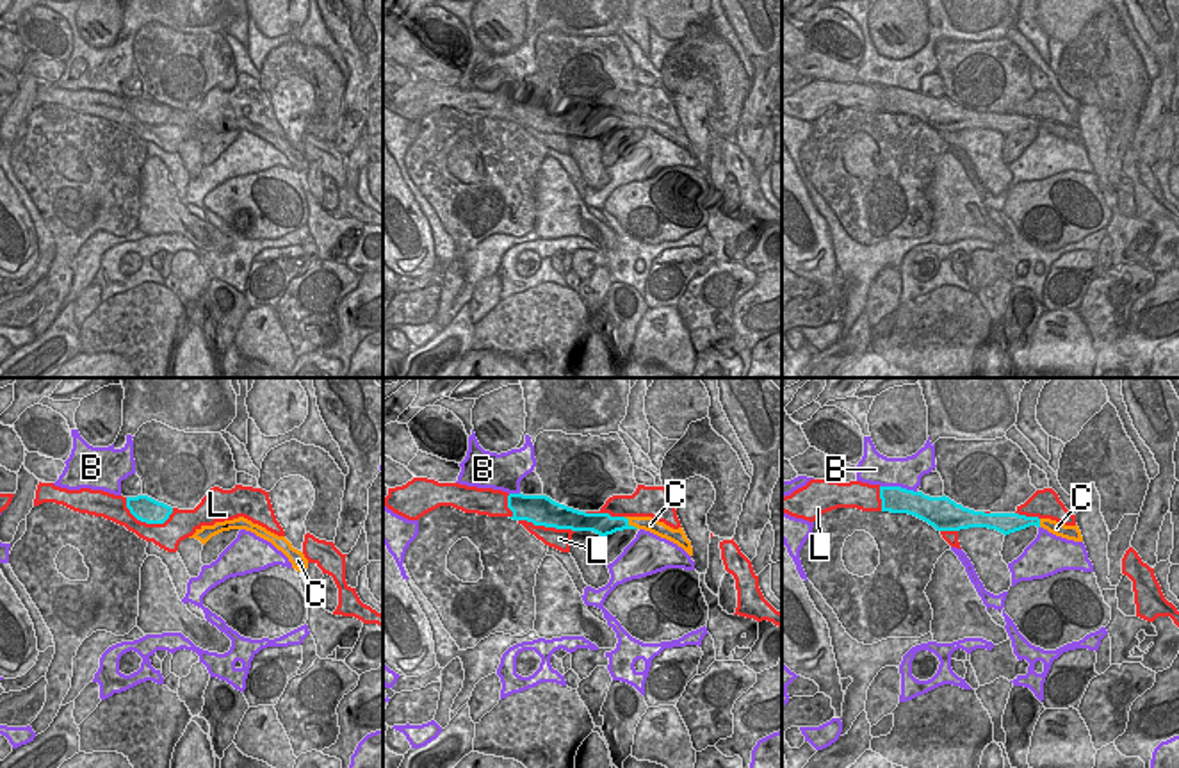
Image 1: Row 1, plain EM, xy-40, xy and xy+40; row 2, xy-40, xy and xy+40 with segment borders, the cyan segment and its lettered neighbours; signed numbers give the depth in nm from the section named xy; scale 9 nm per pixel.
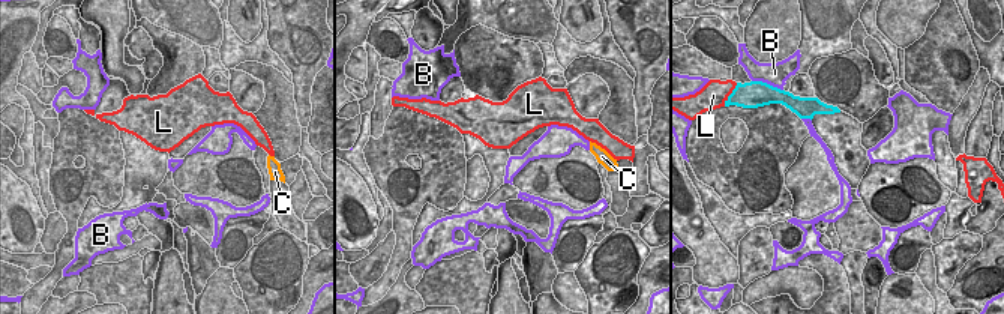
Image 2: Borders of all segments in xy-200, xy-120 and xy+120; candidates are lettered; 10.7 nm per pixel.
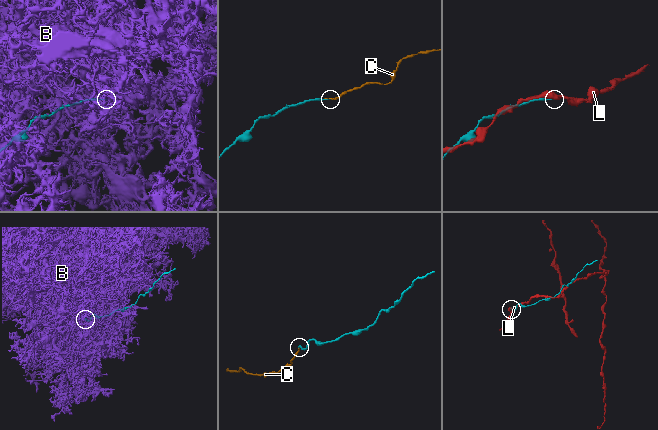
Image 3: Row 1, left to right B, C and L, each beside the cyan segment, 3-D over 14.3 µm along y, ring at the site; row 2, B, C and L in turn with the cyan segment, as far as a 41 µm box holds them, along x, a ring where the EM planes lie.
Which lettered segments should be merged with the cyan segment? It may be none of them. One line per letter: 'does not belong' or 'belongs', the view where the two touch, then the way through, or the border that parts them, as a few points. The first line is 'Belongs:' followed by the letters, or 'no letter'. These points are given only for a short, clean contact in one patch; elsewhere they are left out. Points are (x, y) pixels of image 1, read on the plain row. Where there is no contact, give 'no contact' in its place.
Belongs: C
B: does not belong; contact in xy+40
C: belongs; contact in xy; way xy (604, 125), (631, 127), (650, 125)
L: does not belong; contact in xy-40

